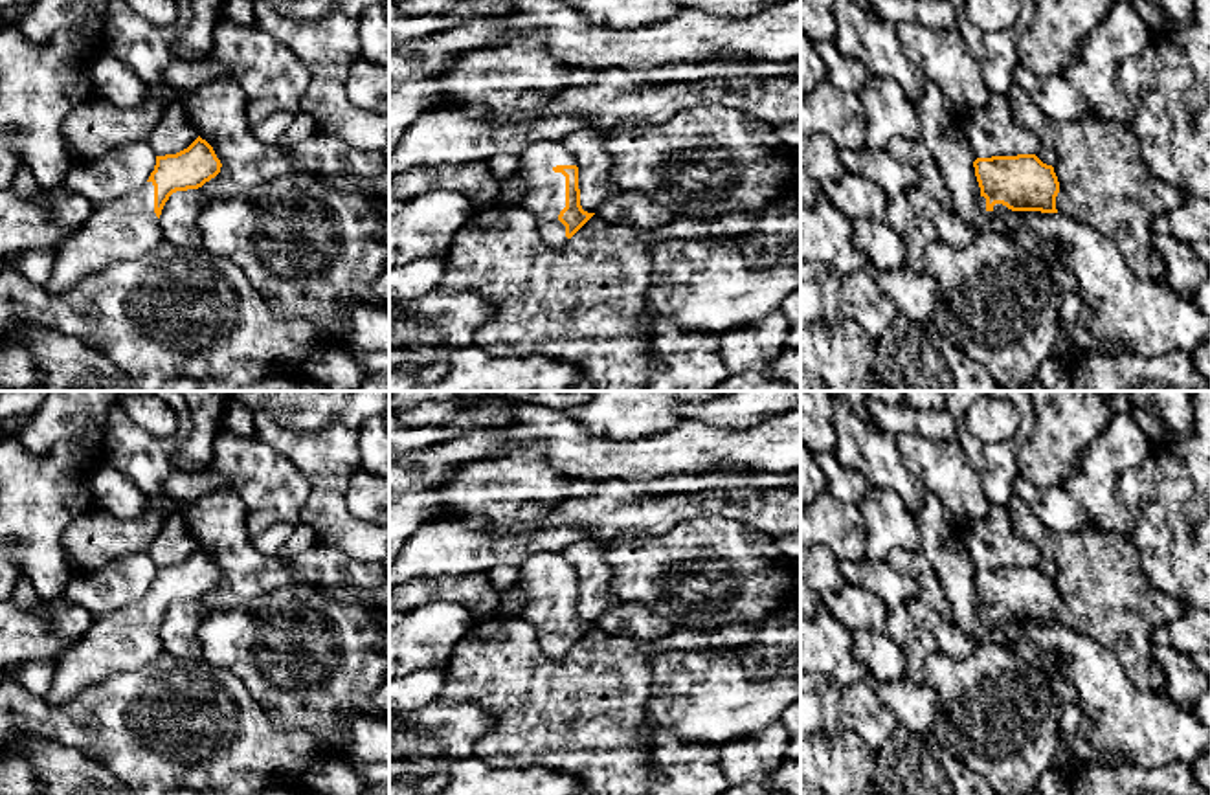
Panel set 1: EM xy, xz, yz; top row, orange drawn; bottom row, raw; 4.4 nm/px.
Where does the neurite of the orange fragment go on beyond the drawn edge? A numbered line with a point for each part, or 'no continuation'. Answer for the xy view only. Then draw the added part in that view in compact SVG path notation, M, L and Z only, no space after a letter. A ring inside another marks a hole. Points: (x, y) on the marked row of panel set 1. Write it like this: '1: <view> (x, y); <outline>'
1: xy (125, 228); M154 185L95 206L83 228L57 246L57 257L44 286L68 292L114 263L140 259L163 241L154 213Z

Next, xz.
1: xz (544, 197); M547 140L531 143L518 158L516 173L525 189L520 207L536 217L538 233L547 246L566 246L566 226L558 220L566 207L566 176L553 169L556 165L577 165L577 160L560 141Z

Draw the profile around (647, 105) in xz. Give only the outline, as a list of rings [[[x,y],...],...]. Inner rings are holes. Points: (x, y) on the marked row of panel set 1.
[[[622,66],[595,70],[591,86],[567,86],[536,112],[488,112],[494,125],[582,114],[604,140],[626,125],[661,123],[698,101],[747,112],[769,125],[801,119],[801,77],[725,77],[698,84],[641,86]]]

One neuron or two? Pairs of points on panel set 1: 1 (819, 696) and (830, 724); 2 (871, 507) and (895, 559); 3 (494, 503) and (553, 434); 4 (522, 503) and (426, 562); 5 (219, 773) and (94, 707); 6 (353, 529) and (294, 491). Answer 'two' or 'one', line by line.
1: one
2: two
3: two
4: two
5: one
6: two

